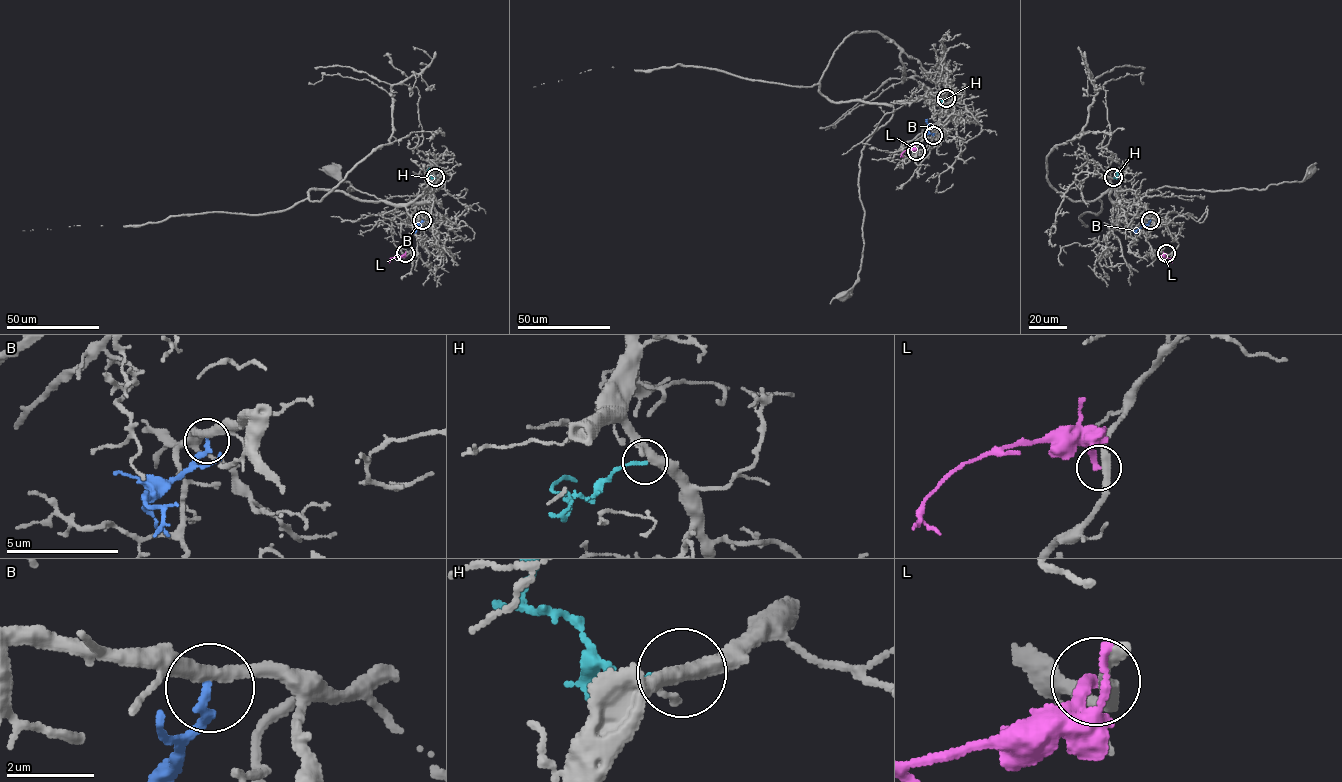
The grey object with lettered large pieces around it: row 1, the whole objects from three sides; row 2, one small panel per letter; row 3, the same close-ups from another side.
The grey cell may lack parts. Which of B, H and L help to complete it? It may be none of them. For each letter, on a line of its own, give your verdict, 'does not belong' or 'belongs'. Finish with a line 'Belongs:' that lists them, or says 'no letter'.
B: does not belong
H: belongs
L: does not belong
Belongs: H

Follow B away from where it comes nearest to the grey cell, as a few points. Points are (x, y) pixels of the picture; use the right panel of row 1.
B: (1150, 219), (1135, 233)

